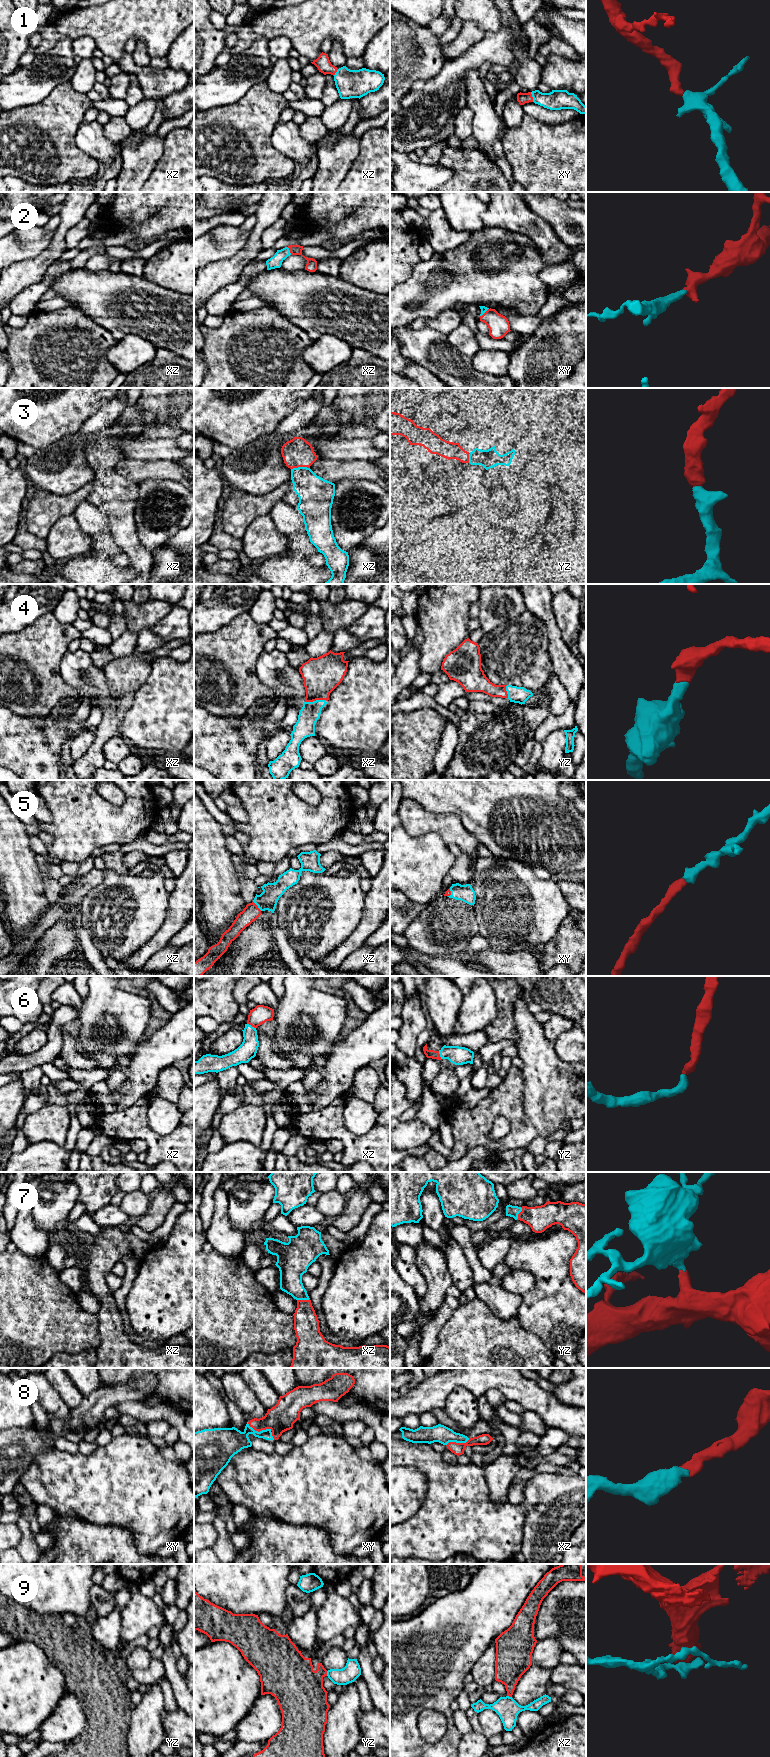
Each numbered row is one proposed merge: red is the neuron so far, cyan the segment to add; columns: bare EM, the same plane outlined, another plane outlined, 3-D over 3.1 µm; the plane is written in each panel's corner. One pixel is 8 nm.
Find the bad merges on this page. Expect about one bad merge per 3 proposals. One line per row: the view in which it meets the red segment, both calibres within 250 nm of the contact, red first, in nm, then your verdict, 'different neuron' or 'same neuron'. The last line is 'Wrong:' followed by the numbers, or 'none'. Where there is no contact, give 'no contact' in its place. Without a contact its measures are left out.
1: contact in xy; calibres 90 and 160 nm; same neuron
2: contact in xz; calibres 90 and 100 nm; same neuron
3: contact in xz; calibres 220 and 260 nm; same neuron
4: contact in xz; calibres 300 and 160 nm; same neuron
5: contact in xz; calibres 140 and 160 nm; same neuron
6: contact in xz; calibres 150 and 150 nm; same neuron
7: contact in xz; calibres 200 and 180 nm; same neuron
8: contact in xy; calibres 220 and 220 nm; same neuron
9: contact in yz; calibres 380 and 140 nm; different neuron
Wrong: 9

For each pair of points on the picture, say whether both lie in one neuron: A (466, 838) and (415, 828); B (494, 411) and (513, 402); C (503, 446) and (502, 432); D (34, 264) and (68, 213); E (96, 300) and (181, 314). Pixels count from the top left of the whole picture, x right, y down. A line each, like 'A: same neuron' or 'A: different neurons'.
A: same neuron
B: different neurons
C: same neuron
D: same neuron
E: same neuron

